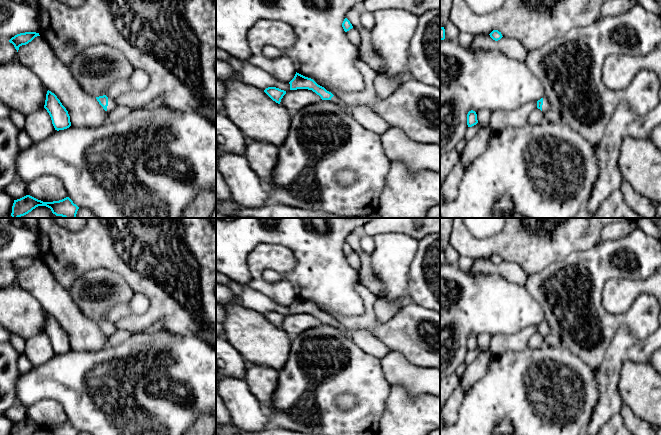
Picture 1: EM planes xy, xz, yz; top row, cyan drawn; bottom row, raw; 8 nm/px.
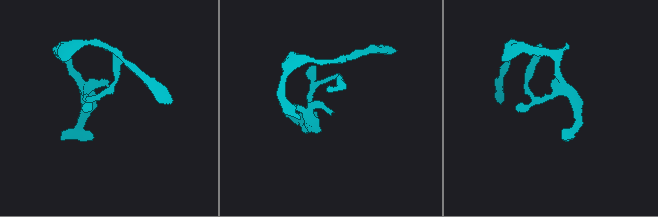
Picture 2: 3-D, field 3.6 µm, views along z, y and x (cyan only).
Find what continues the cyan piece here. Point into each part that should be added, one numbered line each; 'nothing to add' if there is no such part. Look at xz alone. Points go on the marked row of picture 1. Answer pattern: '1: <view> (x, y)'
1: xz (335, 99)

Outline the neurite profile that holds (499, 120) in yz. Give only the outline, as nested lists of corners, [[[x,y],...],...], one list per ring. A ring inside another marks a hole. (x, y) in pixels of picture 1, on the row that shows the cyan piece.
[[[537,101],[514,111],[494,111],[491,115],[490,126],[494,131],[508,127],[521,127],[528,124],[528,117],[537,108]]]

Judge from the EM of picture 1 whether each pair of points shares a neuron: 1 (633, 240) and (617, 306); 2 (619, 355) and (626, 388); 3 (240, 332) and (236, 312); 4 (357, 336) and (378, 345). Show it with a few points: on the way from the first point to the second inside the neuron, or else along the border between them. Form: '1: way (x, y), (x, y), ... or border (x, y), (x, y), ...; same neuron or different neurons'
1: border (647, 277), (641, 280), (610, 278), (602, 288); different neurons
2: border (645, 362), (627, 361), (623, 365), (618, 390); different neurons
3: way (240, 327), (237, 317); same neuron
4: way (362, 337), (373, 345); same neuron

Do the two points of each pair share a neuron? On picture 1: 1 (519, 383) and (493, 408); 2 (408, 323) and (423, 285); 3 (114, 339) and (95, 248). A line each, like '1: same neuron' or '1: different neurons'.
1: same neuron
2: different neurons
3: different neurons

